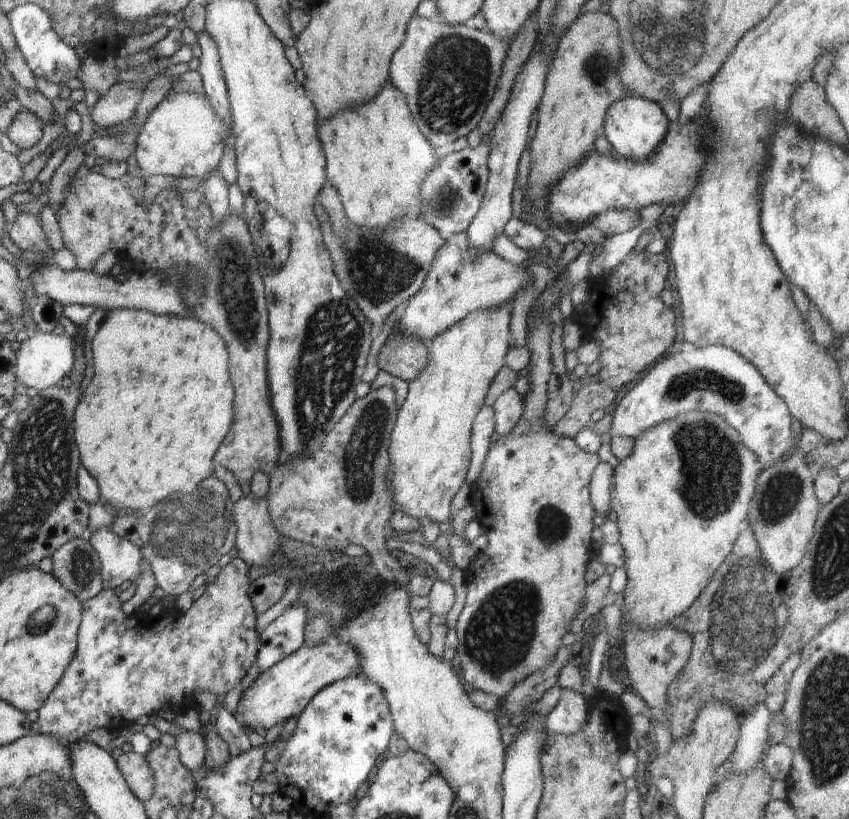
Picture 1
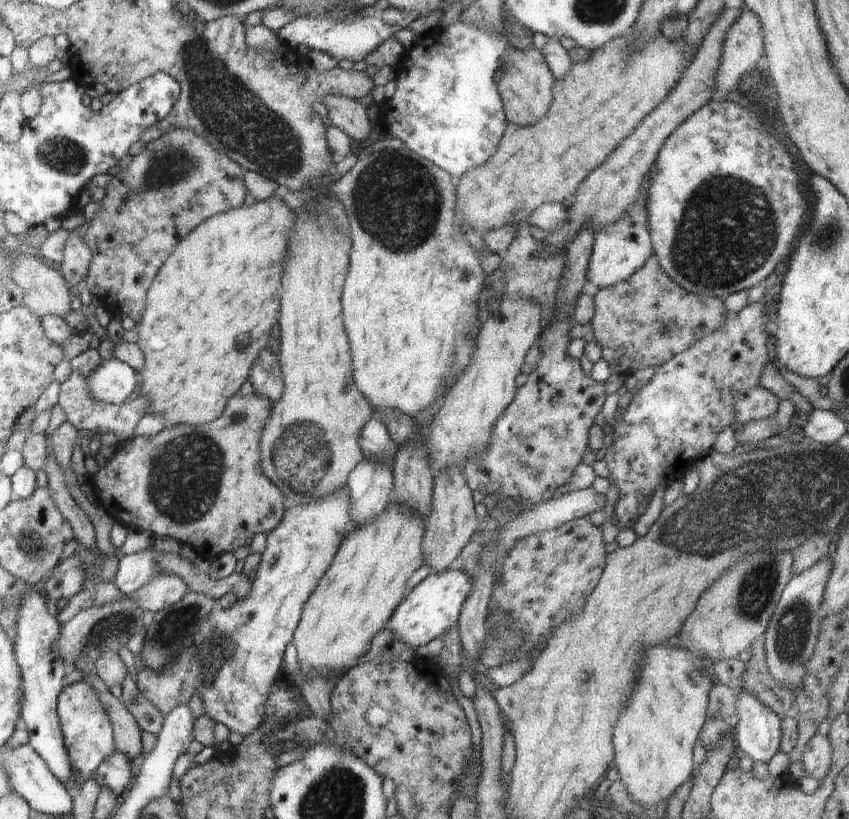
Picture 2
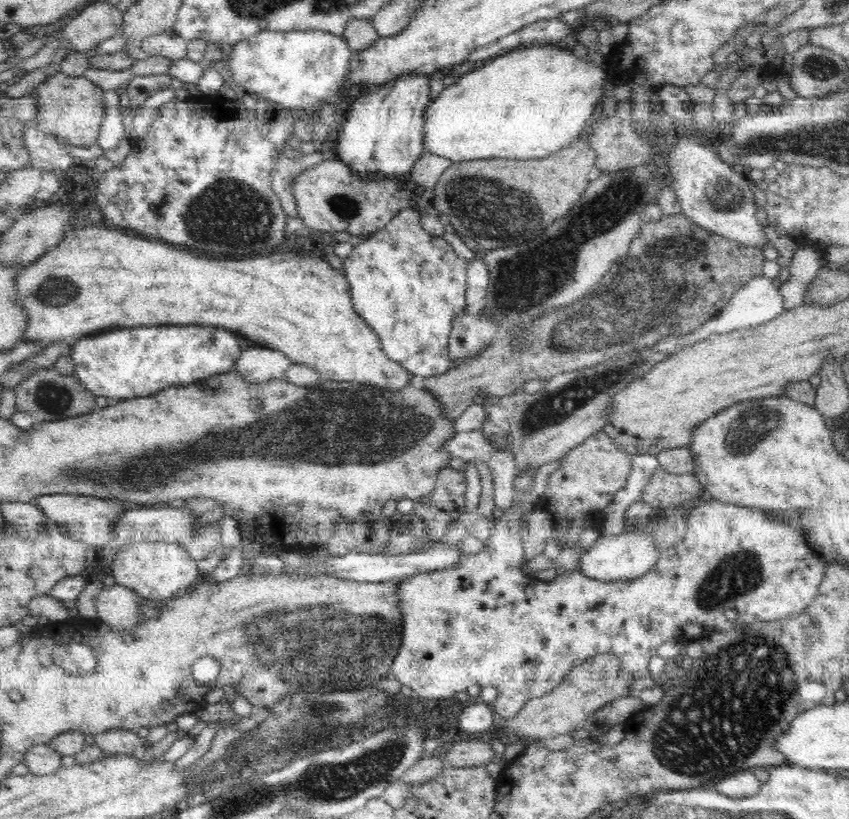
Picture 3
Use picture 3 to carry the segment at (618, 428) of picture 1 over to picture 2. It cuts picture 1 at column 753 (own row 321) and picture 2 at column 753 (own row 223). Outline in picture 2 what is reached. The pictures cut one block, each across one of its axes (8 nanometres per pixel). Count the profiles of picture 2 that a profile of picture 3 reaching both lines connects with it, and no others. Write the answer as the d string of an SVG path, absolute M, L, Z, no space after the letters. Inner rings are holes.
M762 385L754 386L746 394L736 398L734 404L734 423L746 424L748 421L775 418L780 398Z

